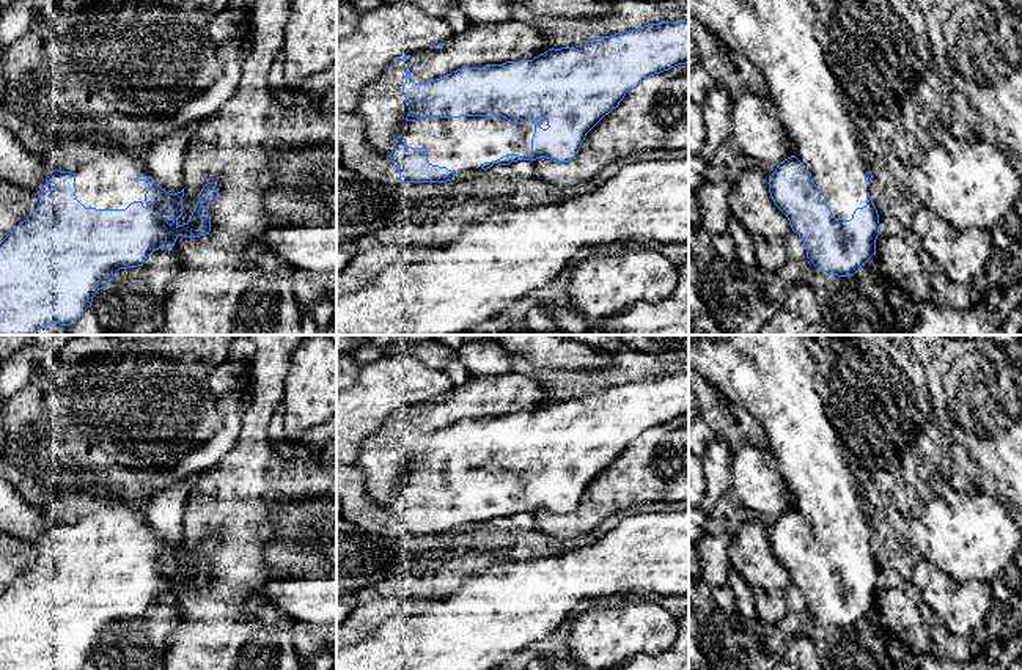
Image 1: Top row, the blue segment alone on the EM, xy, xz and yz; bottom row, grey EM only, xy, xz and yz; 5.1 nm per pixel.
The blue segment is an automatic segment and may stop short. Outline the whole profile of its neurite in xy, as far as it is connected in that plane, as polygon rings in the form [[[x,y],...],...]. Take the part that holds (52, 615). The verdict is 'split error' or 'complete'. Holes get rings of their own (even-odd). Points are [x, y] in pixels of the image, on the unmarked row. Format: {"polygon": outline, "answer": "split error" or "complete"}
{"polygon": [[[118,494],[101,499],[94,510],[75,525],[53,522],[38,543],[39,557],[33,566],[0,595],[0,670],[80,670],[91,659],[94,646],[105,640],[119,621],[143,618],[159,601],[173,601],[178,588],[200,590],[211,583],[208,558],[219,547],[215,535],[198,546],[198,555],[187,576],[179,577],[184,541],[170,546],[149,524],[142,505]]], "answer": "split error"}

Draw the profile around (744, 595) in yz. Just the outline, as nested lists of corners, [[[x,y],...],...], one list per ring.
[[[731,566],[728,568],[726,585],[734,593],[737,610],[750,618],[756,617],[753,588],[748,587]]]

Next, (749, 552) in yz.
[[[748,517],[730,536],[728,563],[752,588],[785,593],[792,583],[788,569],[774,557],[769,528],[759,517]]]

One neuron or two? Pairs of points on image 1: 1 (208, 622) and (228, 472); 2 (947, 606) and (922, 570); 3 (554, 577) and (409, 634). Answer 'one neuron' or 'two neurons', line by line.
1: one neuron
2: one neuron
3: one neuron

